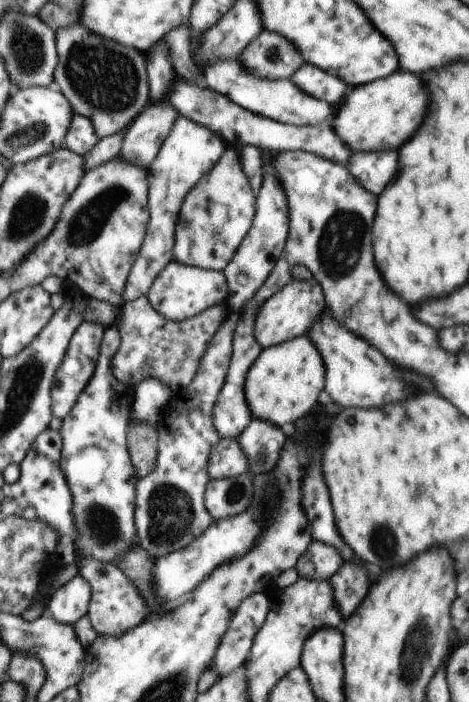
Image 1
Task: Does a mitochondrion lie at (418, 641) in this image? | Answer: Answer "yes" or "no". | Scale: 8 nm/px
yes

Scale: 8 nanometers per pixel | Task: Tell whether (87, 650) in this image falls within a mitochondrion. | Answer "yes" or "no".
no

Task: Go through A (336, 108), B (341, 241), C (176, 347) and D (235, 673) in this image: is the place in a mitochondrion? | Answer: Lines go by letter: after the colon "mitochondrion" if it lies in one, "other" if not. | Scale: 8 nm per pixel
A: other
B: mitochondrion
C: mitochondrion
D: other

